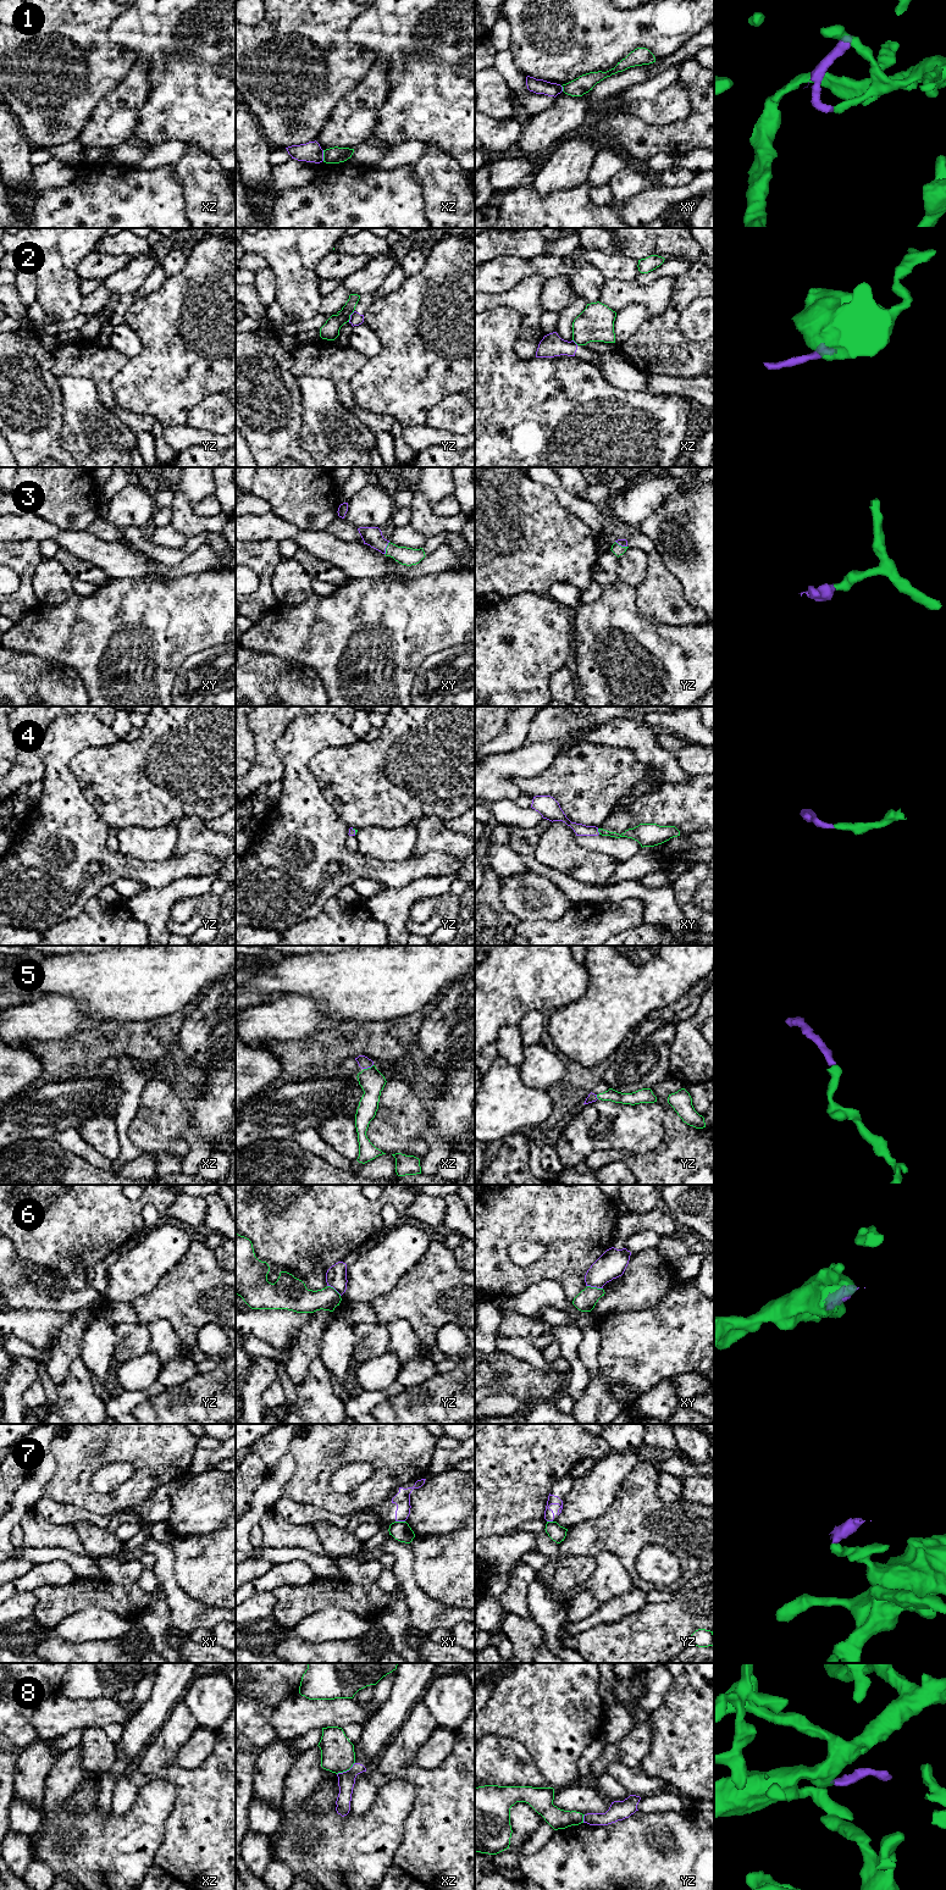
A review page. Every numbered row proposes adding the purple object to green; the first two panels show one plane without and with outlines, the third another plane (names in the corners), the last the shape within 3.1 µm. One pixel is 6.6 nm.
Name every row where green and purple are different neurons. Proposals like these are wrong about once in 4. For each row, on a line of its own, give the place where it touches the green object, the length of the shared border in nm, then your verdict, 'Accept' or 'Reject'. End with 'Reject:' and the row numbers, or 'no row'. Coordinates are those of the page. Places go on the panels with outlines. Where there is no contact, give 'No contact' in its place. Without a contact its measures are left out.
1: Touches green at xz (324, 155). Shared border 70 nm. Reject
2: Touches green at yz (349, 316). Shared border 80 nm. Reject
3: Touches green at xy (386, 548). Shared border 90 nm. Accept
4: Touches green at xy (598, 831). Shared border 40 nm. Accept
5: Touches green at xz (368, 1068). Shared border 70 nm. Accept
6: Touches green at xy (595, 1287). Shared border 110 nm. Reject
7: Touches green at xy (400, 1522). Shared border 60 nm. Reject
8: Touches green at xz (346, 1771). Shared border 150 nm. Reject
Reject: 1, 2, 6, 7, 8

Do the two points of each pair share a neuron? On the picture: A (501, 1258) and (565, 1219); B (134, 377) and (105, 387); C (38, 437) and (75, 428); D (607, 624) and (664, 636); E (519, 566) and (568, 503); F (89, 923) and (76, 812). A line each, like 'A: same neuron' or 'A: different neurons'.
A: same neuron
B: different neurons
C: different neurons
D: same neuron
E: different neurons
F: different neurons

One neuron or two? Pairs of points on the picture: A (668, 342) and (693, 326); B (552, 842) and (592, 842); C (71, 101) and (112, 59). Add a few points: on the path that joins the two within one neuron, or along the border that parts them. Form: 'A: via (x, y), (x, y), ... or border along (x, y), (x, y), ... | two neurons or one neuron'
A: border along (686, 305), (679, 319), (679, 331), (695, 343) | two neurons
B: border along (575, 837), (580, 846), (604, 853) | two neurons
C: via (81, 90), (101, 70) | one neuron

